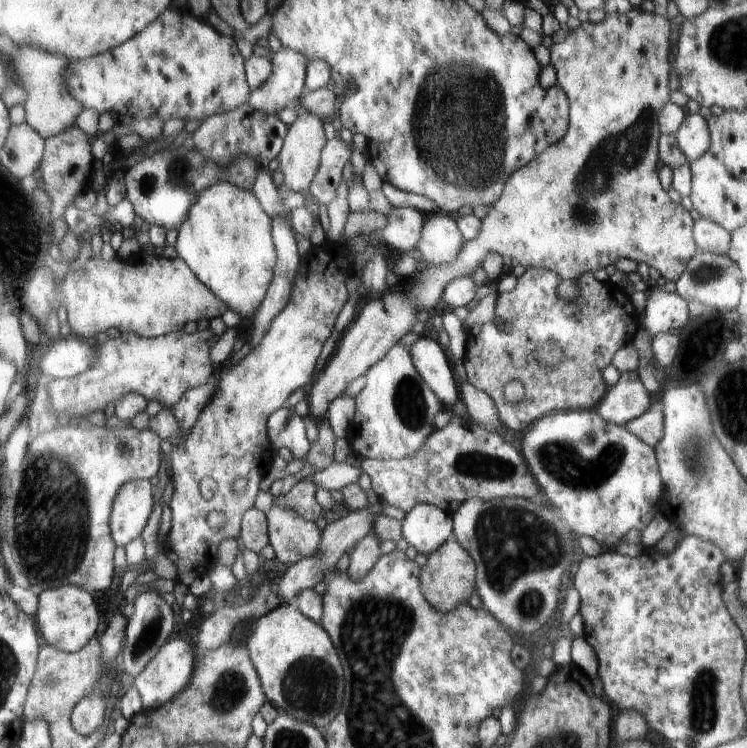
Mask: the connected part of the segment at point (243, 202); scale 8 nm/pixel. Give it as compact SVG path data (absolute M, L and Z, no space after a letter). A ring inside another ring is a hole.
M218 181L212 188L206 189L190 211L189 220L182 226L176 247L180 257L189 262L198 278L240 314L243 324L246 324L264 300L277 263L271 218L262 209L254 193L232 181Z

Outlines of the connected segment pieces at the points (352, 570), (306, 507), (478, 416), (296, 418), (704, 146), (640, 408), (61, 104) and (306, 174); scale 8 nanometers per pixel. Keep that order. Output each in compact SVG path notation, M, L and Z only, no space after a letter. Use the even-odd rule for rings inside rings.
M374 533L366 535L354 550L349 552L350 562L346 574L352 580L361 581L366 578L381 555L379 547L380 541L374 536Z
M302 479L288 493L280 494L275 498L274 504L286 510L297 511L302 518L315 522L323 514L323 508L315 497L317 488L313 480Z
M460 381L459 392L466 405L467 416L470 417L471 421L489 431L498 432L500 430L502 424L499 421L492 399L484 391L474 388L470 381L463 383Z
M296 411L288 420L285 430L278 434L274 444L276 449L281 447L288 448L292 452L294 460L302 458L302 460L306 459L307 462L311 443L308 441L308 437L306 437L306 427L304 426L303 418Z
M687 112L687 117L681 123L682 126L675 134L676 142L678 142L680 150L686 154L688 162L691 163L708 152L712 144L712 132L700 113Z
M637 371L623 372L596 411L606 422L626 426L652 408L650 395Z
M24 46L14 60L18 64L16 68L22 74L22 84L28 88L26 90L28 99L25 103L28 122L47 139L65 133L76 125L78 116L84 112L86 106L72 94L68 86L66 74L68 74L70 60L64 56L48 54L32 46Z
M299 103L294 105L299 111L297 120L292 126L287 127L287 133L283 138L283 145L278 157L279 167L283 174L282 184L279 190L290 190L290 192L306 193L312 185L313 178L317 176L320 169L320 152L325 148L324 128L322 121L316 115L309 113Z

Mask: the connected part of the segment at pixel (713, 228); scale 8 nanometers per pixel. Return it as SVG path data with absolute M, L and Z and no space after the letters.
M697 218L694 225L694 238L698 250L717 255L726 255L730 248L731 234L719 224L705 219Z

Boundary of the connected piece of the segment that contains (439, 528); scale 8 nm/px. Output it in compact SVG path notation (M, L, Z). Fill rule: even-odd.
M421 503L405 513L401 533L416 552L428 556L437 551L452 536L452 517L437 506Z

